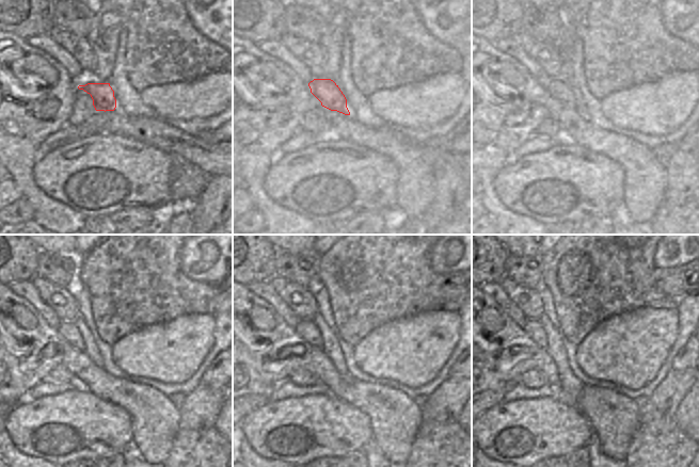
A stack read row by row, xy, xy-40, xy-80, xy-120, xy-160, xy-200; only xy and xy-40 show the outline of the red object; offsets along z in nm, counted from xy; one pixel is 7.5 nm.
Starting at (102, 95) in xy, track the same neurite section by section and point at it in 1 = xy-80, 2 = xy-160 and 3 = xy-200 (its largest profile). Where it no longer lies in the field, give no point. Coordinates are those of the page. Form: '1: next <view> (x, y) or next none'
1: next xy-80 (560, 92)
2: next xy-160 (306, 329)
3: next xy-200 (534, 327)

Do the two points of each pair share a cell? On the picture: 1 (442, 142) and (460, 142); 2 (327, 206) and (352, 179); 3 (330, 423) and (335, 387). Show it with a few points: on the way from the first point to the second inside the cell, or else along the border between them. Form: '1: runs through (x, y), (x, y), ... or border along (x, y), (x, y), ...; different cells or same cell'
1: runs through (446, 142), (456, 142); same cell
2: runs through (328, 198), (345, 181); same cell
3: border along (331, 392), (356, 407); different cells

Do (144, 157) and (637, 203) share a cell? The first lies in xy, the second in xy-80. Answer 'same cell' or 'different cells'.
different cells

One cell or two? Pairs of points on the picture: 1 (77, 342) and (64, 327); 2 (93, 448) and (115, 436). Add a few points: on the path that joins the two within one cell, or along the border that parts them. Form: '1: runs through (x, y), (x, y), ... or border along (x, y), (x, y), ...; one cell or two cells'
1: runs through (75, 339), (67, 331); one cell
2: runs through (93, 440), (96, 436), (108, 436); one cell

